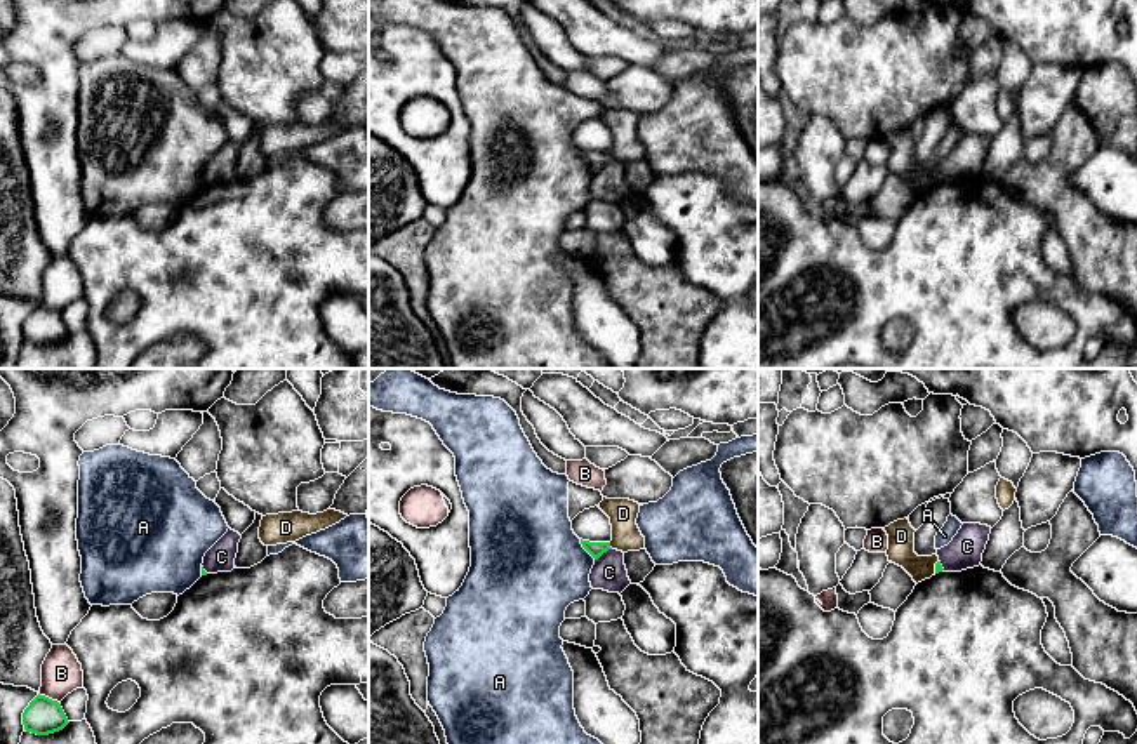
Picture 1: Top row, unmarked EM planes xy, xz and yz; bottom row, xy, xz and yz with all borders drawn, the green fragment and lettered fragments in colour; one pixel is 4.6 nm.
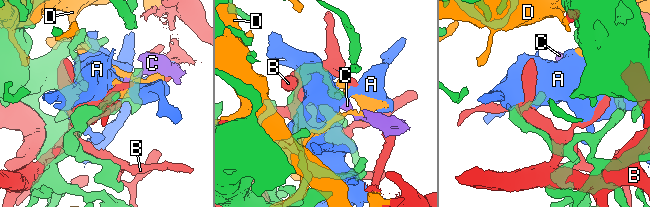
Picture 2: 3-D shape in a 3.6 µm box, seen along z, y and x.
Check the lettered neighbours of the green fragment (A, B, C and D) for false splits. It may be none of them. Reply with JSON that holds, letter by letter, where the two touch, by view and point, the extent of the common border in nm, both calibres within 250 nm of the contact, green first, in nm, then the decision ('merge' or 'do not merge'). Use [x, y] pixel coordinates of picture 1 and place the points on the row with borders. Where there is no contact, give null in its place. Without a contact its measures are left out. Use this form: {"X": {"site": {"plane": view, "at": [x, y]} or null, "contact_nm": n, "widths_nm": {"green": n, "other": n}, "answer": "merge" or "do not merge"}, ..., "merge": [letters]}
{"A": {"site": {"plane": "xz", "at": [586, 550]}, "contact_nm": 120, "widths_nm": {"green": 70, "other": 460}, "answer": "do not merge"}, "B": {"site": {"plane": "xy", "at": [47, 697]}, "contact_nm": 110, "widths_nm": {"green": 170, "other": 190}, "answer": "do not merge"}, "C": {"site": {"plane": "xz", "at": [602, 553]}, "contact_nm": 100, "widths_nm": {"green": 70, "other": 160}, "answer": "do not merge"}, "D": {"site": {"plane": "xz", "at": [609, 546]}, "contact_nm": 40, "widths_nm": {"green": 70, "other": 140}, "answer": "do not merge"}, "merge": []}

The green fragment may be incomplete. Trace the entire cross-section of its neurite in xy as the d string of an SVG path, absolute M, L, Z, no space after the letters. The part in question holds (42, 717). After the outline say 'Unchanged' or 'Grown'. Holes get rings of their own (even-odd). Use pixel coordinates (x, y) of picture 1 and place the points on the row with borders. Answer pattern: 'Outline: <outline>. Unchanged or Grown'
Outline: M37 695L23 713L23 725L26 732L37 735L49 735L63 730L68 718L57 701L45 695Z. Unchanged

